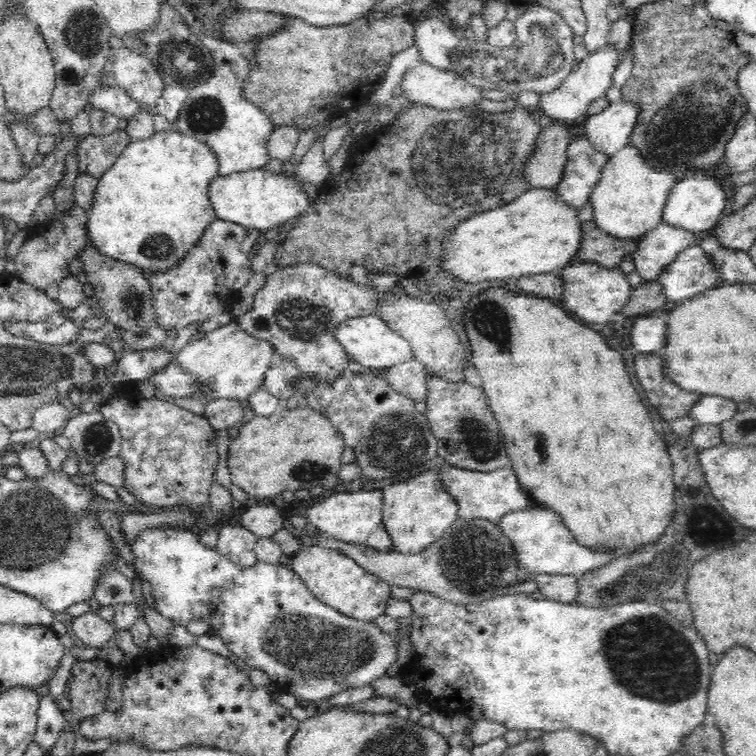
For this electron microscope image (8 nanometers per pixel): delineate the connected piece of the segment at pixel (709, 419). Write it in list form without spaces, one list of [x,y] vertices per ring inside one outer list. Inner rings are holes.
[[[703,395],[702,400],[690,412],[701,423],[721,424],[738,414],[738,404],[735,400],[718,395]]]

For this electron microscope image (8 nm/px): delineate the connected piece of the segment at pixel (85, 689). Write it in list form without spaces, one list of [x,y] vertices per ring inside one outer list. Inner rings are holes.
[[[76,661],[72,668],[72,678],[70,686],[70,696],[72,710],[71,713],[78,720],[92,719],[94,716],[102,714],[106,710],[108,677],[112,671],[112,666],[103,662]]]

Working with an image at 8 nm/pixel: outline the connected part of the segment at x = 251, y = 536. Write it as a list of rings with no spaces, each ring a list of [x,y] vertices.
[[[228,524],[219,530],[217,550],[239,568],[251,568],[259,562],[256,555],[258,535],[246,525]]]

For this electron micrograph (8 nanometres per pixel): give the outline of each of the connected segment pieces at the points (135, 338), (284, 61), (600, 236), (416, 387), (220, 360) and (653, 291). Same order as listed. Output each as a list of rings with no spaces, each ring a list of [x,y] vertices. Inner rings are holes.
[[[87,241],[86,246],[79,252],[83,270],[94,289],[94,297],[100,303],[101,311],[108,322],[116,327],[121,340],[122,351],[156,352],[169,346],[166,331],[160,328],[153,319],[151,309],[151,292],[147,273],[136,264],[127,263],[108,256],[98,245]]]
[[[393,12],[362,18],[352,24],[327,27],[297,18],[286,30],[260,37],[256,54],[258,63],[253,65],[252,76],[247,83],[247,97],[258,104],[277,127],[298,127],[305,131],[358,111],[388,78],[386,74],[390,70],[392,58],[413,44],[413,24],[406,17]]]
[[[596,221],[584,224],[584,240],[577,256],[584,261],[596,261],[608,267],[618,266],[628,254],[634,255],[638,250],[642,235],[635,237],[618,237],[605,232]]]
[[[416,359],[410,363],[396,366],[394,369],[382,370],[392,381],[392,385],[403,393],[408,393],[417,402],[424,402],[430,398],[428,385],[429,372]]]
[[[233,321],[210,331],[197,341],[190,341],[175,359],[181,366],[199,374],[208,381],[210,400],[218,397],[238,399],[248,398],[259,386],[266,382],[266,374],[271,370],[272,360],[278,354],[276,344],[268,337],[258,337]],[[214,395],[214,398],[211,396]]]
[[[636,269],[629,272],[628,276],[630,276],[632,286],[635,287],[634,294],[632,294],[630,304],[620,313],[647,316],[653,311],[654,315],[660,308],[664,308],[668,304],[668,293],[666,293],[666,287],[662,281],[644,281]]]

